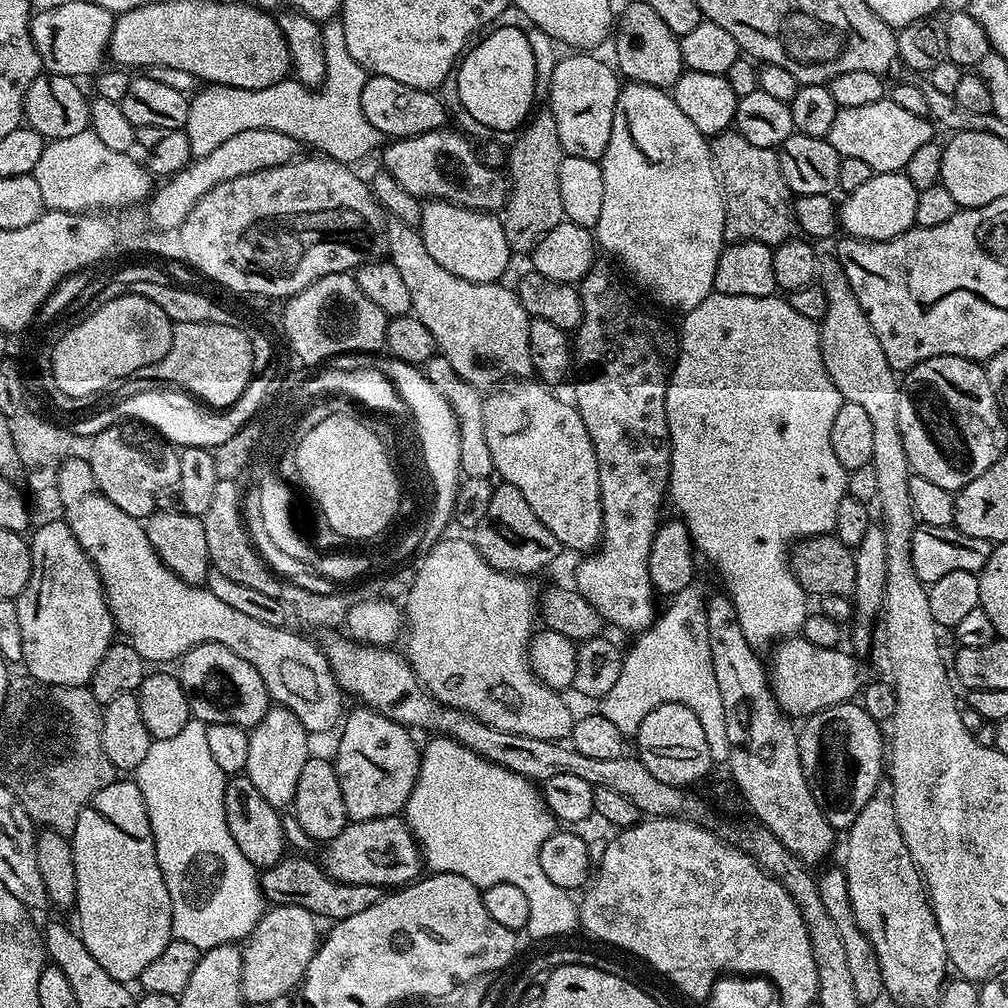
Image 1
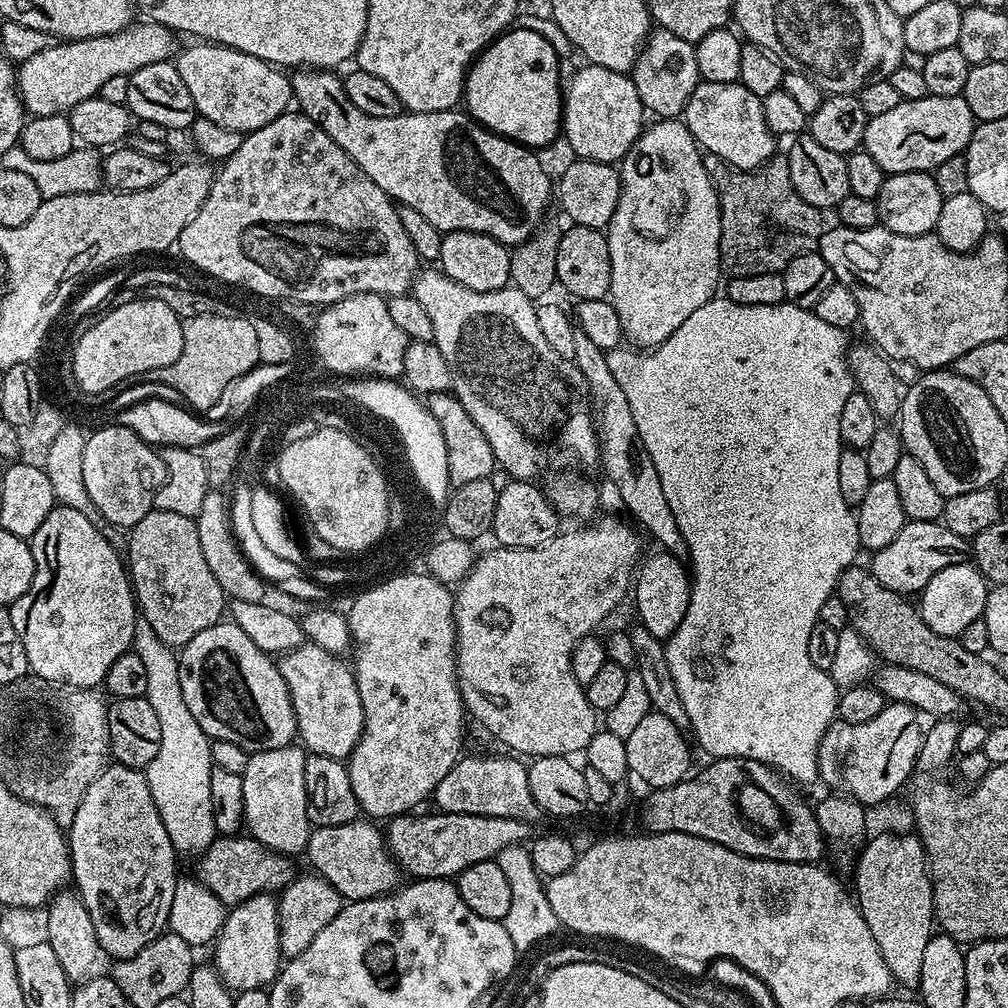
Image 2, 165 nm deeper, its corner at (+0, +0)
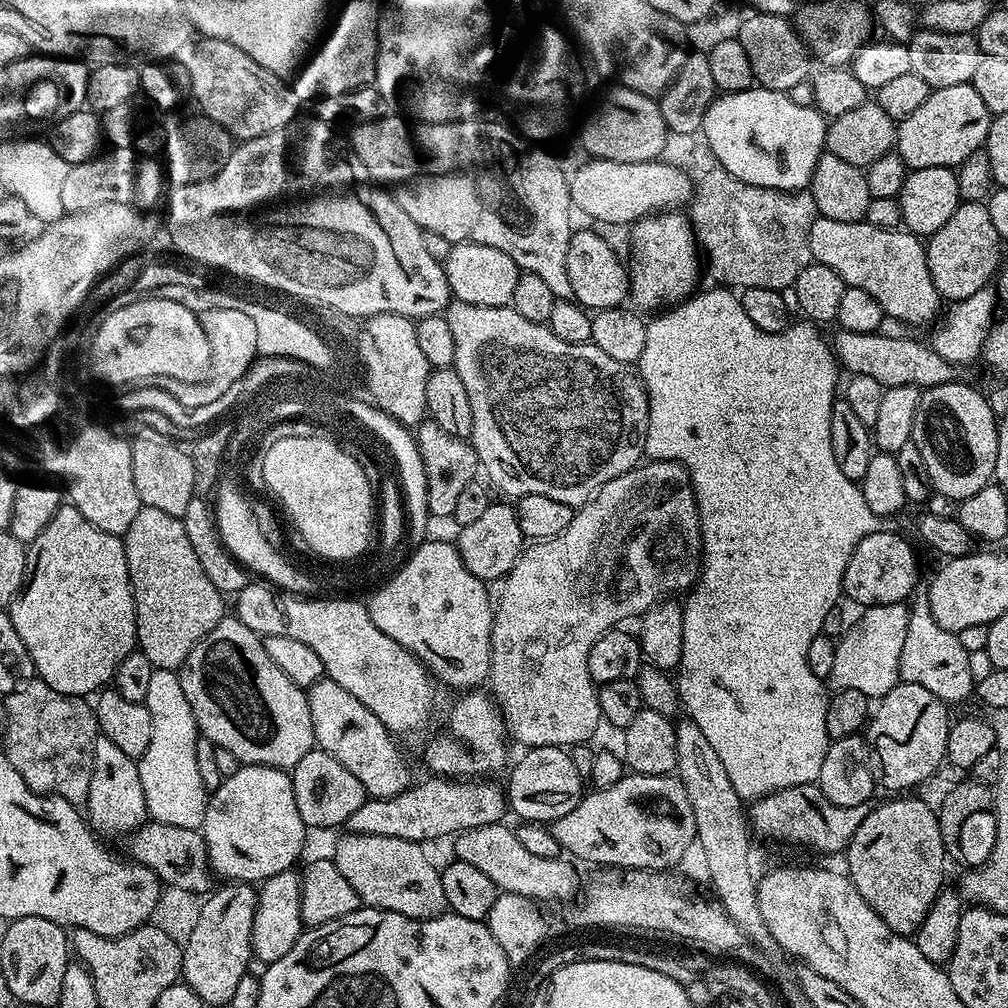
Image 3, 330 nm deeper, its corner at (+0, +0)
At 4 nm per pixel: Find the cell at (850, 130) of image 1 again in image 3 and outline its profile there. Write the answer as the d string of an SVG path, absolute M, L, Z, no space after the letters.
M972 83L938 88L931 92L918 110L914 110L914 114L910 114L910 118L899 121L895 151L907 162L909 169L930 166L955 169L963 160L970 158L970 154L983 149L985 142L988 141L988 131L993 119L992 112L986 110L986 102L982 102L982 97L979 96L978 90L974 90Z

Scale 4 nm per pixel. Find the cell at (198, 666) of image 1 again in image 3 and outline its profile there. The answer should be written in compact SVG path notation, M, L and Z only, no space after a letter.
M225 615L208 634L193 646L178 672L182 691L196 719L199 735L217 748L230 750L241 765L261 764L290 770L314 747L314 726L310 718L308 693L300 688L266 654L263 639L235 615Z

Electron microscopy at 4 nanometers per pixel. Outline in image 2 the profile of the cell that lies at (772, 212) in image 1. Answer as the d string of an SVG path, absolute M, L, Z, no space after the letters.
M776 154L768 163L751 172L741 172L731 168L728 163L717 156L704 156L704 165L716 187L720 203L720 267L728 278L754 275L770 275L783 273L785 266L798 254L815 252L820 247L820 235L826 231L826 223L821 209L810 206L794 190L794 182L790 182L790 166L787 155Z

